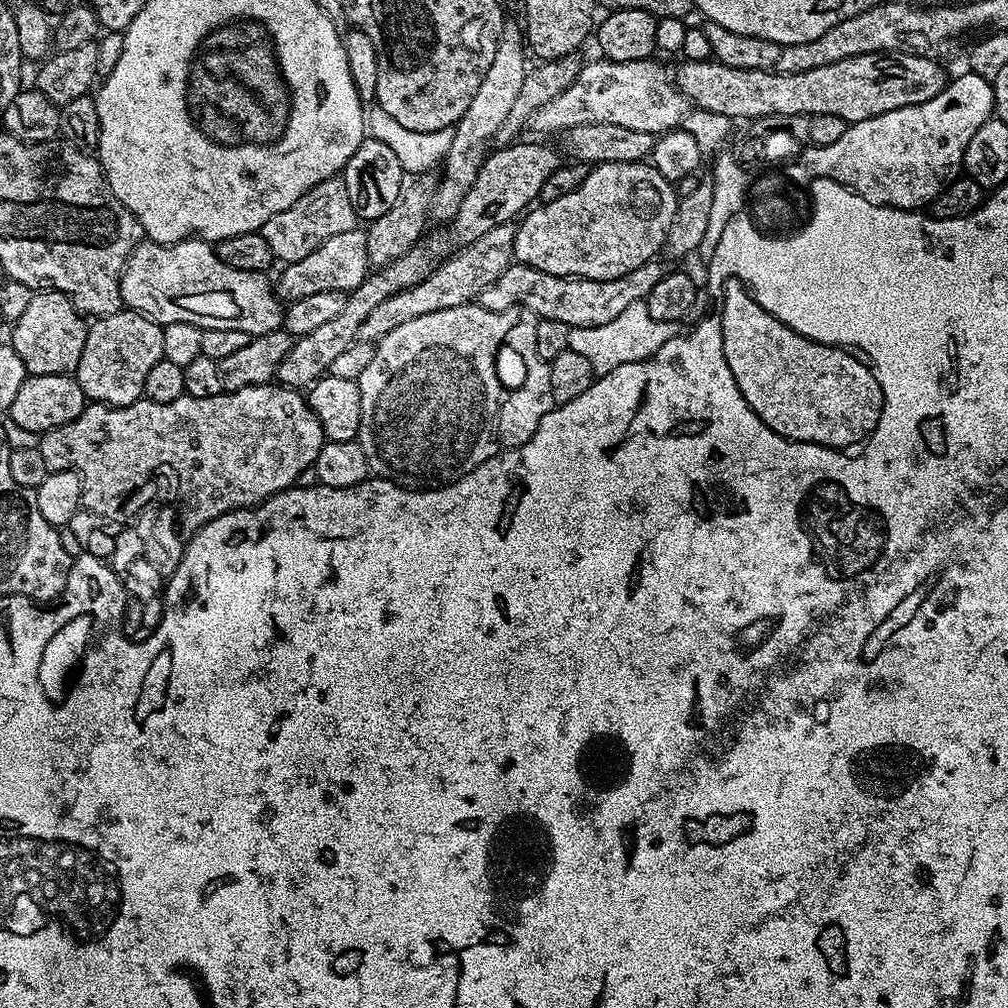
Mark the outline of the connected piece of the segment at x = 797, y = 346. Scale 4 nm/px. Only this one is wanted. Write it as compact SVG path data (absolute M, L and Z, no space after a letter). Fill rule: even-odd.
M728 292L728 304L724 304L724 348L728 348L728 364L732 364L736 380L740 380L740 388L748 392L752 408L772 428L780 428L788 436L800 436L800 440L848 444L848 440L860 440L876 424L876 408L880 408L876 380L856 360L848 360L844 352L816 348L816 344L792 336L772 316L764 316L744 292Z

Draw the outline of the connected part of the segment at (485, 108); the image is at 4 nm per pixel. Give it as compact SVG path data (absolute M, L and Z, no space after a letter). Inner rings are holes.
M512 18L505 19L502 34L498 38L498 50L494 50L494 59L490 68L487 70L485 78L482 78L482 83L477 93L474 94L470 106L467 107L459 123L454 126L454 141L443 161L444 174L441 173L432 204L432 213L435 219L440 218L442 222L450 220L457 212L462 198L473 185L474 178L477 177L478 170L484 163L485 143L495 139L496 132L501 128L502 122L506 120L510 107L514 106L514 101L518 98L519 91L522 90L522 83L528 73L524 52L526 56L521 25L517 21L515 24Z

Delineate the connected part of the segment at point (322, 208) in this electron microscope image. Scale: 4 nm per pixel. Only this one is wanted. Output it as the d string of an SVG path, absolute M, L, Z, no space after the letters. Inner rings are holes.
M343 175L328 176L326 182L313 184L310 190L302 194L294 202L294 206L282 210L282 214L274 214L258 230L262 238L266 238L273 257L284 264L298 262L298 258L306 258L306 254L314 254L322 242L334 238L334 234L346 234L357 227L358 217L354 206L350 206L350 194L346 191Z

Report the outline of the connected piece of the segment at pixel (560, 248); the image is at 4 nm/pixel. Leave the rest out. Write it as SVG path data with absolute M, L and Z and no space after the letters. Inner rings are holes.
M648 162L595 165L578 190L549 204L541 203L540 208L533 207L516 224L515 263L528 264L546 274L570 276L577 280L622 278L630 274L630 270L638 270L638 266L661 255L676 213L678 192L672 188L675 188L673 181L662 178L662 174L658 174L658 170Z

